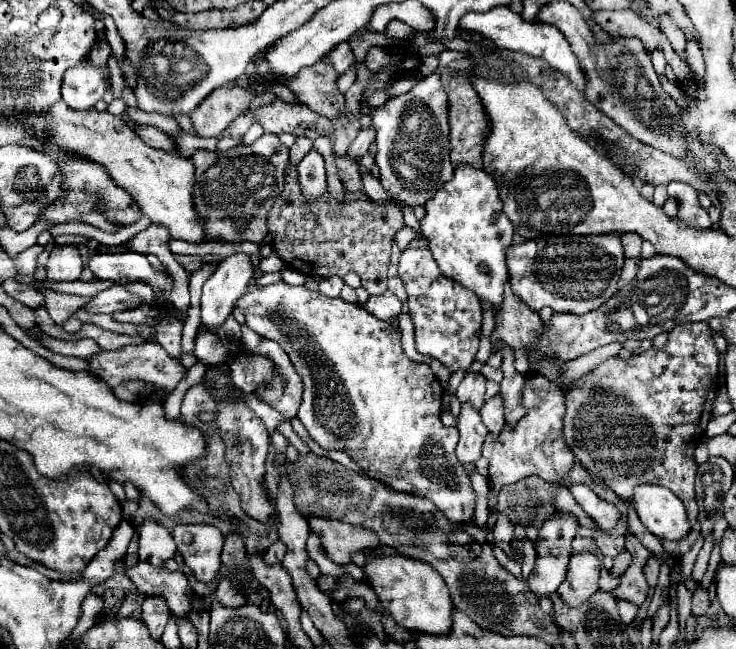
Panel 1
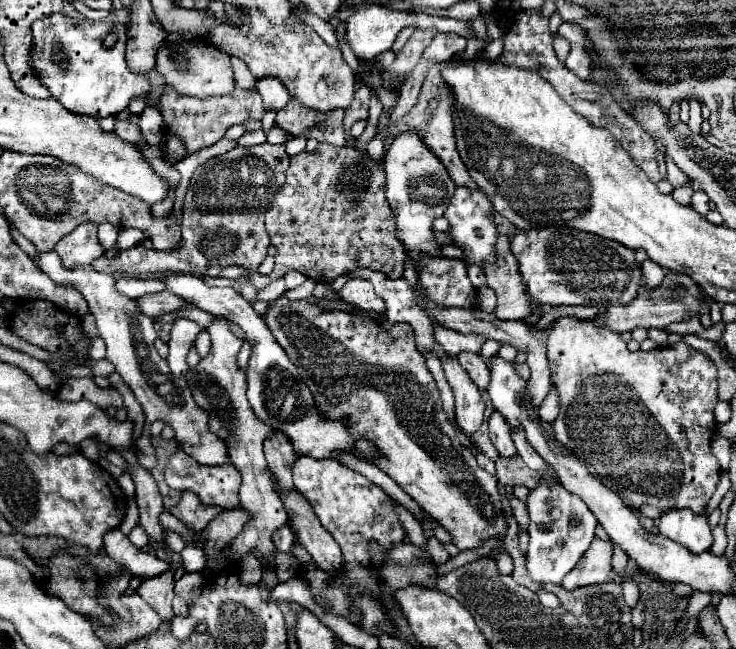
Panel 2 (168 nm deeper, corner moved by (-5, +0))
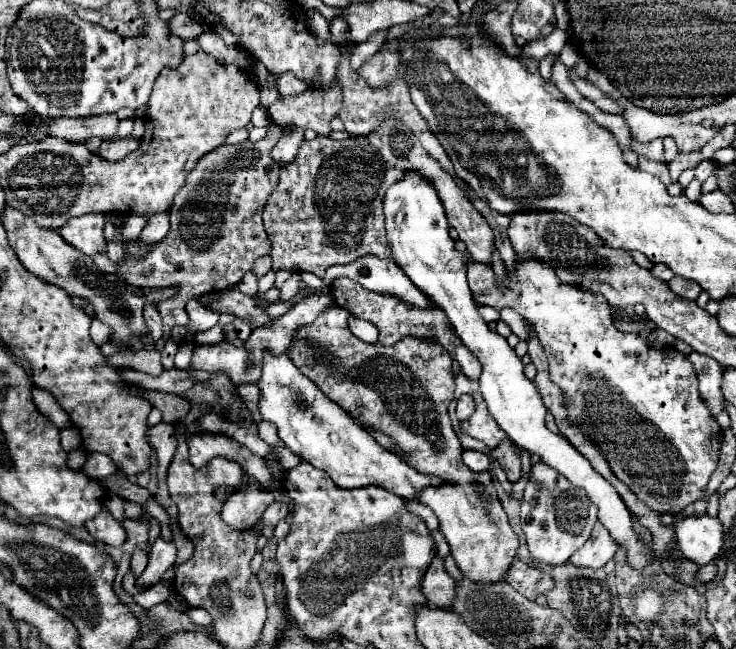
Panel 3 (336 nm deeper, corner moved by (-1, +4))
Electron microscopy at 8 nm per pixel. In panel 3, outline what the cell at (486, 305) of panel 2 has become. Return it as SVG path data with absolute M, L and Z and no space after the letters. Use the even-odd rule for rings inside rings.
M516 256L516 270L508 272L502 282L496 282L492 266L478 266L470 258L468 284L478 304L496 310L512 308L532 324L550 362L550 380L564 390L570 420L582 434L594 436L614 474L640 500L658 514L678 514L688 504L706 498L708 480L720 460L720 426L700 398L698 378L684 354L672 346L664 350L652 348L640 334L618 332L612 324L606 298L562 282L554 276L554 270L550 270L546 262L538 262L538 258Z

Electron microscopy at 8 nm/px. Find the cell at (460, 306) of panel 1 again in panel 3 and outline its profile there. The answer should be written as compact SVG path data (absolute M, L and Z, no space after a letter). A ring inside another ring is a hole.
M464 394L458 398L458 406L456 406L456 414L460 420L466 420L470 418L470 414L474 412L474 400L470 394Z

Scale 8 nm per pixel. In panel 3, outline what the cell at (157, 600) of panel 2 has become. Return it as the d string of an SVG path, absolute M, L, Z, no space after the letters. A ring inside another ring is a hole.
M156 538L152 544L152 550L148 554L148 568L138 578L138 584L152 586L160 580L160 576L176 562L176 546L172 542L166 542L162 538Z

